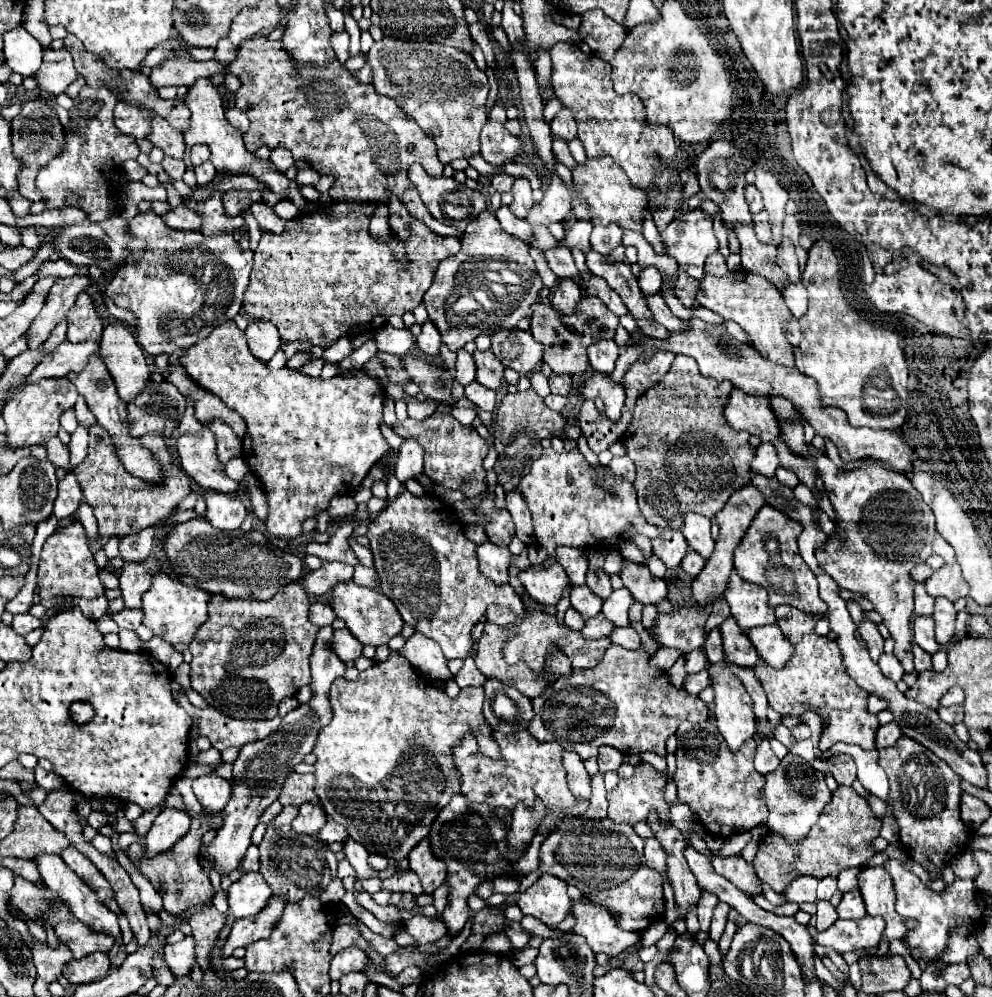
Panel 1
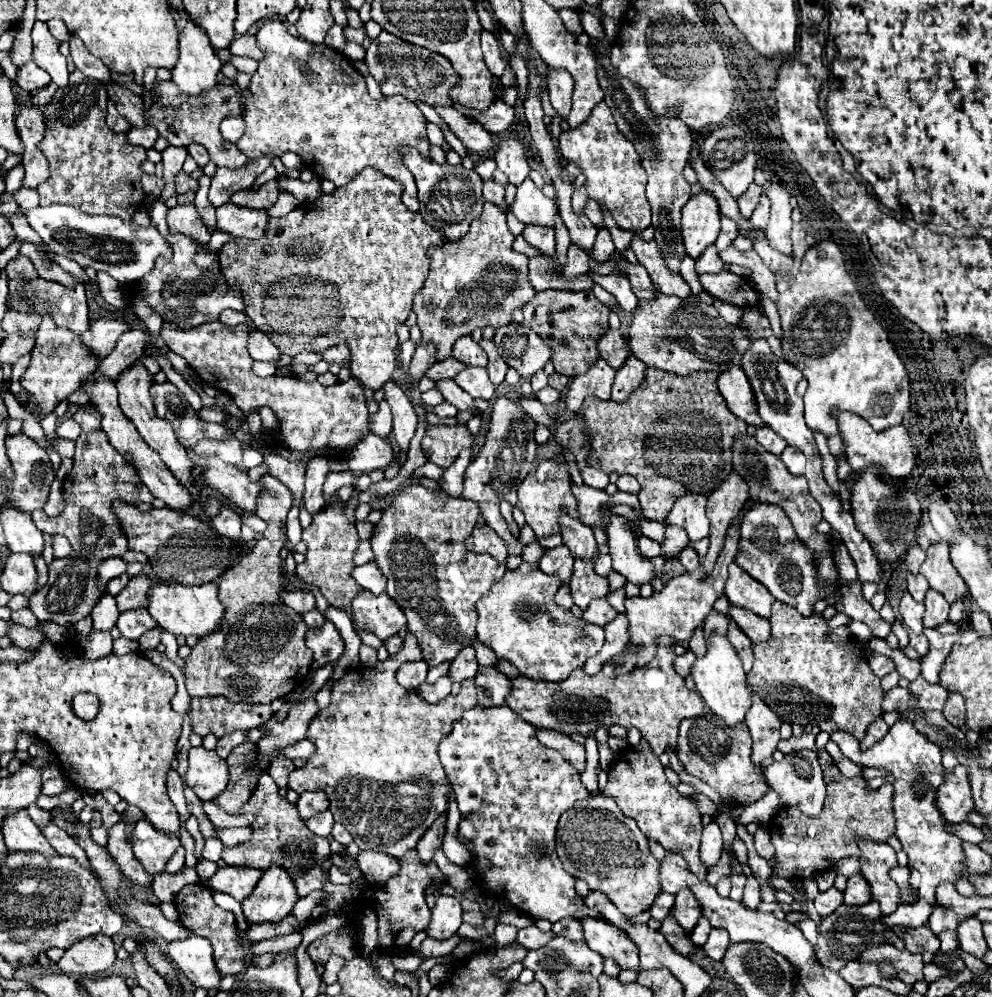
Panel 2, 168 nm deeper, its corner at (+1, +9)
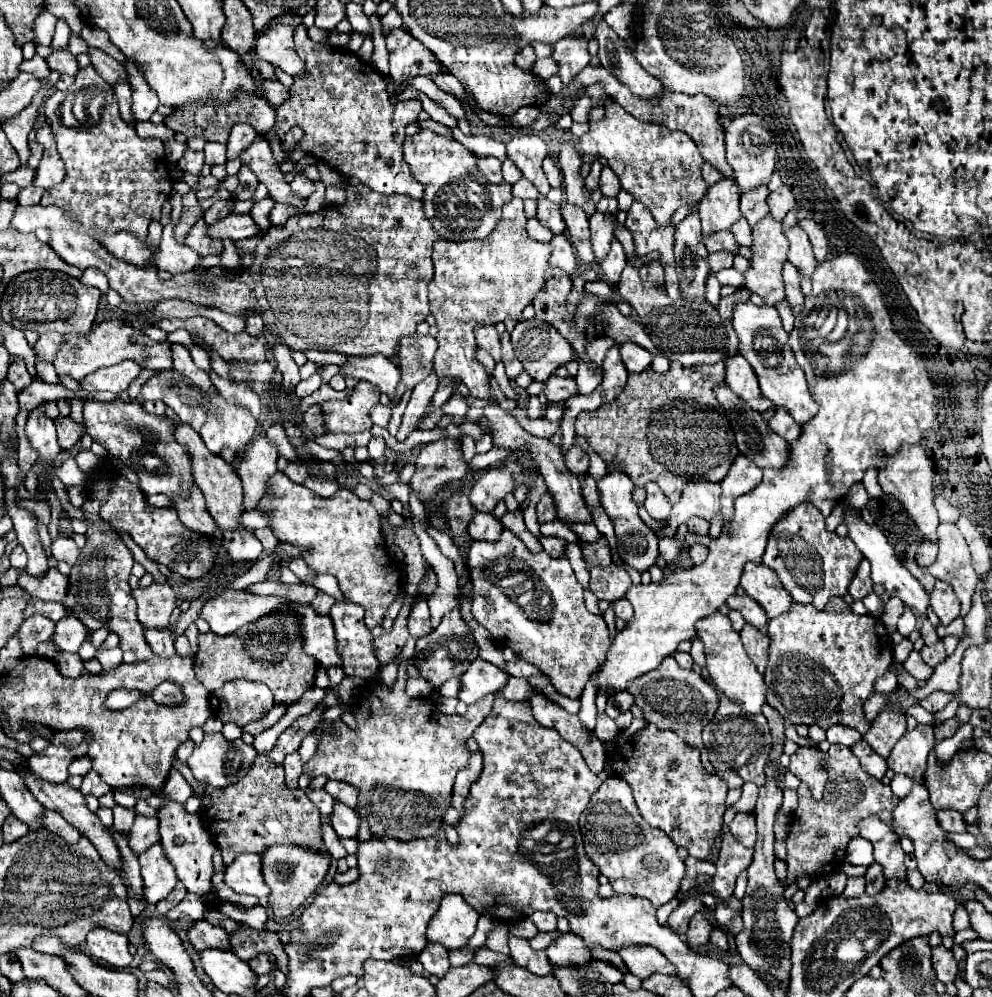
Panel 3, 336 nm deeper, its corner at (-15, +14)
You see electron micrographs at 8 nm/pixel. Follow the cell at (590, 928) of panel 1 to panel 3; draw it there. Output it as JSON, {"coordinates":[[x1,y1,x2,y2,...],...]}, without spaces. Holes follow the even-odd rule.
{"coordinates":[[622,946,622,948,616,948,616,954,620,954,628,970,640,976,642,980,648,978,652,972,676,974,674,966,654,946]]}

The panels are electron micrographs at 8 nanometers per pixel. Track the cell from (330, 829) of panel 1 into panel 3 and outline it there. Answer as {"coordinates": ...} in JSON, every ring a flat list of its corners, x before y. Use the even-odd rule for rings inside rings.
{"coordinates":[[306,790,306,794,312,798,312,802,318,806,318,810,322,812,322,818,326,818,328,822,332,820,332,806,334,806,334,798,324,792,324,790]]}

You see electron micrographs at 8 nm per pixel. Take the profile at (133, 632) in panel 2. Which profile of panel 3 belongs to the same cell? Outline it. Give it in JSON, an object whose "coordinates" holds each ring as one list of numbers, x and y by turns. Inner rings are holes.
{"coordinates":[[146,628,144,636,146,636,146,642,150,644,154,654,158,654,162,658,174,656,174,652,176,652,174,650,174,640,172,640,168,628]]}

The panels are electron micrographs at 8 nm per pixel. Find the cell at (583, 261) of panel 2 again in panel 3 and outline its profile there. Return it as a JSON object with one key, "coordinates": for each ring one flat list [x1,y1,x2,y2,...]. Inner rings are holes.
{"coordinates":[[596,212,590,218,590,242,592,242,594,256,596,256,596,264,608,256,610,242,614,238,614,226,616,226,616,222,608,214]]}

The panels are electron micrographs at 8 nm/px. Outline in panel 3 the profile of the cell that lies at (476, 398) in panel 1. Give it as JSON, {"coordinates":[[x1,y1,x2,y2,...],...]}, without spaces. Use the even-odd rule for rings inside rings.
{"coordinates":[[512,198,502,206,502,218,488,234,488,238,482,240,466,240,466,242,450,242,450,240,438,240,432,252,434,260,434,278,428,286,430,290,430,312,436,318,438,326,438,350,434,356,434,370,436,374,442,376,458,376,470,390,472,396,484,398,484,400,494,400,496,396,492,394,492,378,484,378,486,370,478,362,475,353,477,345,475,342,474,330,478,326,494,325,496,322,503,322,510,316,514,320,522,318,522,310,526,304,532,302,532,298,544,288,544,270,548,268,548,258,550,258,550,244,540,244,528,238,526,234,526,216,522,208,520,198]]}

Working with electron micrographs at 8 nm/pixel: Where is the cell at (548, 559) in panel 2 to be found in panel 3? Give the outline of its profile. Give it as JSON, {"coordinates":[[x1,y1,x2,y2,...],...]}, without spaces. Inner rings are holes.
{"coordinates":[[542,536,540,542,542,542,542,548,544,548,548,554,552,554,554,558,566,556,566,544,568,544,566,540,556,540,556,538,546,538,546,536]]}

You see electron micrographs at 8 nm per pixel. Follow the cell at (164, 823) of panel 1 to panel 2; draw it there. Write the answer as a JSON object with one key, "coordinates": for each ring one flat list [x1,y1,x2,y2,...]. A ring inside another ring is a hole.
{"coordinates":[[142,819,134,825,132,847,148,877,154,879,154,875,164,873,168,859,180,847,180,839,176,839,174,835,160,835,160,831,156,831,150,823,146,823,146,819]]}

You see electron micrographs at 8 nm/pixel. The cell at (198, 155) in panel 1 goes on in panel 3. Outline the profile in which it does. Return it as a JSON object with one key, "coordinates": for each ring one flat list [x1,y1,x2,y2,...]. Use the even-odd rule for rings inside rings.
{"coordinates":[[206,142,204,146,206,154,206,164,226,164,226,144,216,144,216,142]]}

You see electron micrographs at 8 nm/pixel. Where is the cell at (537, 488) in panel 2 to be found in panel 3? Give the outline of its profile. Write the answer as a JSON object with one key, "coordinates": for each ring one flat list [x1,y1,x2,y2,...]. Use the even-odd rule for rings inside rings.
{"coordinates":[[544,492,538,506,536,506,536,514,538,514,538,522,552,522,556,516,556,506,554,506,554,498,552,492]]}

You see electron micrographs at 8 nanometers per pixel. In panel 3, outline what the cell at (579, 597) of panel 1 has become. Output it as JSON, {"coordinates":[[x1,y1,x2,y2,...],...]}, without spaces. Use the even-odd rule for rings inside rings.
{"coordinates":[[610,564,606,568,592,566,590,568,590,590,596,594,598,600,620,600,624,598,626,590,632,586,630,576,624,568]]}

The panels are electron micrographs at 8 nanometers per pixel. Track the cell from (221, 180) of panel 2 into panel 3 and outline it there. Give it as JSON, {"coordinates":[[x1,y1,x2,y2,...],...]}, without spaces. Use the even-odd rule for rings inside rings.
{"coordinates":[[230,198,230,200,218,200,218,202,214,202,214,204,204,212,204,220,206,220,208,224,214,224,216,220,220,220,220,218,224,218,226,214,232,212,232,204,234,204,232,198]]}

